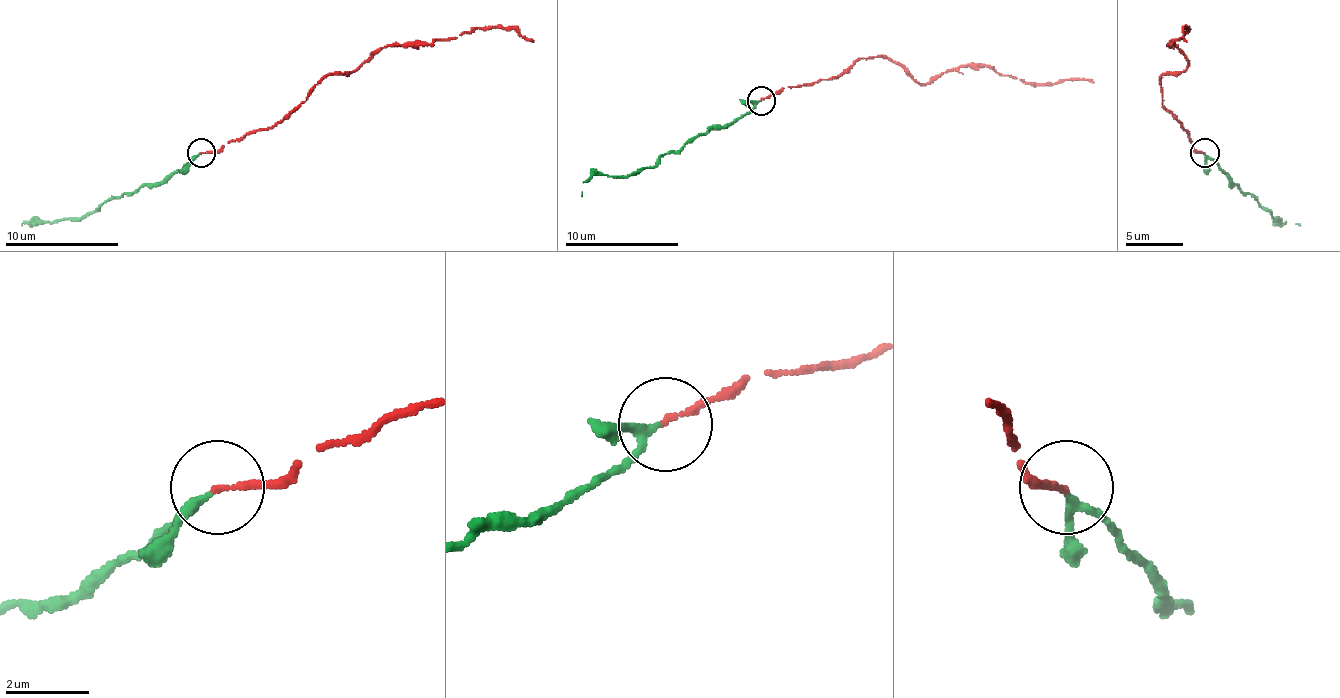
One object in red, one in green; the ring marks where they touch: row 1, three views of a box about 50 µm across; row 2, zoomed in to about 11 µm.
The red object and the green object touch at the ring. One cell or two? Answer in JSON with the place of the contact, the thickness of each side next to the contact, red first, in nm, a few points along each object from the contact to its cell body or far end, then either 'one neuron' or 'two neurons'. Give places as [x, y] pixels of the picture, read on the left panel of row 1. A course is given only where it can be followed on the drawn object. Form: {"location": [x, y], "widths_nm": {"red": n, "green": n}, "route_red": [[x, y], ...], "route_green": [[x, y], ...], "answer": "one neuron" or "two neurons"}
{"location": [201, 153], "widths_nm": {"red": 140, "green": 170}, "route_red": [[200, 153], [274, 128], [325, 76], [351, 74], [388, 45], [433, 42], [473, 28], [516, 28], [533, 42]], "route_green": [[200, 153], [160, 182], [109, 199], [92, 213], [21, 224]], "answer": "one neuron"}

